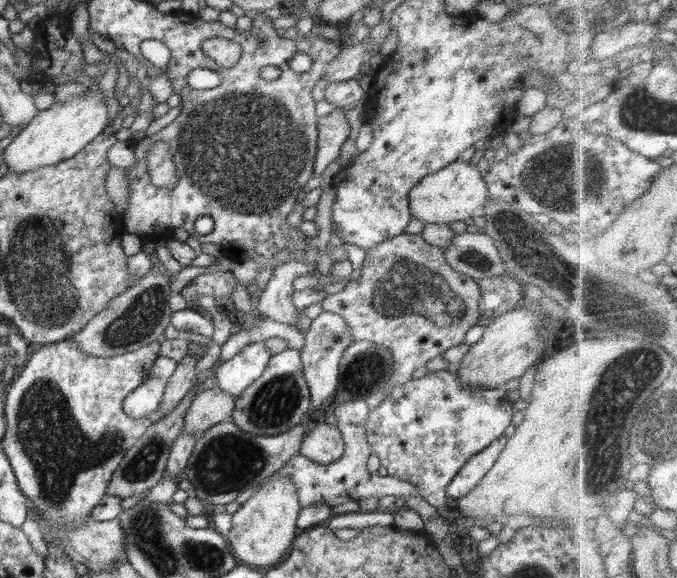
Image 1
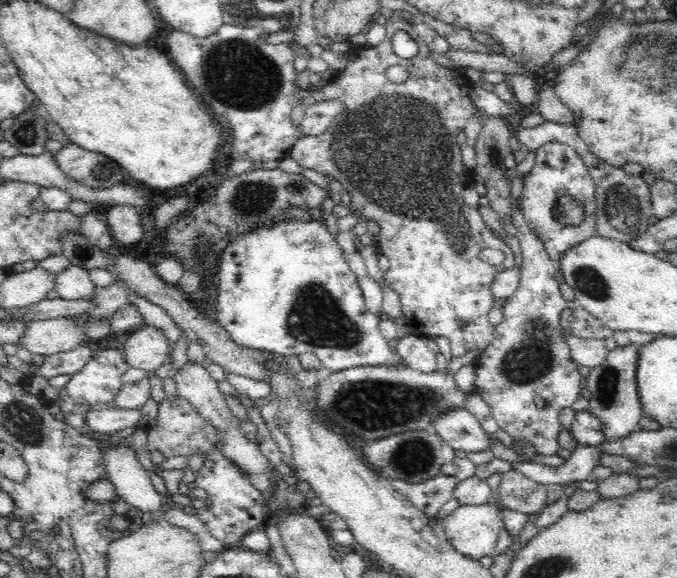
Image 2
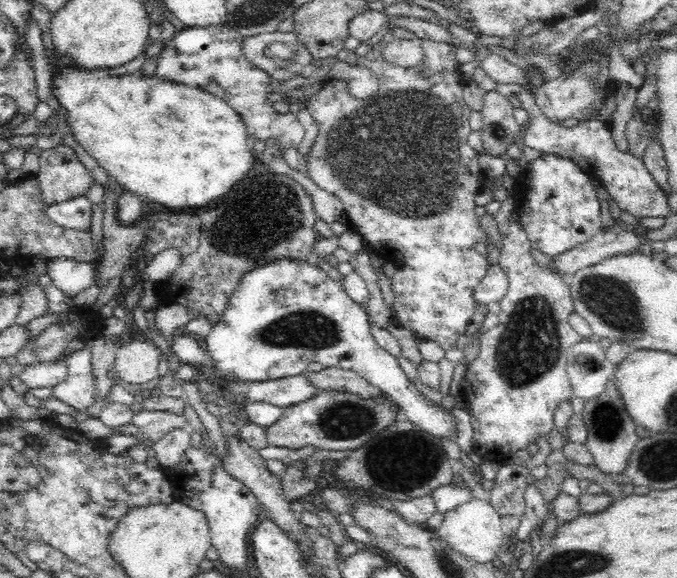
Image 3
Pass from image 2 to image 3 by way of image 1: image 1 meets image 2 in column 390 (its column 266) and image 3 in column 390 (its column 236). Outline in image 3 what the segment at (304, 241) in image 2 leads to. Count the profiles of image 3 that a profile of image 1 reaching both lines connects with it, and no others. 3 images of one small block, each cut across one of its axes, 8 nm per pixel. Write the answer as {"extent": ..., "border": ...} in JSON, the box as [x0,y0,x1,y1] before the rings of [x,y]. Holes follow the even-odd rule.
{"extent":[205,259,456,440],"border":[[[283,259],[270,261],[261,267],[245,272],[238,286],[230,295],[222,318],[213,324],[205,336],[206,349],[216,365],[218,388],[226,388],[230,381],[276,380],[305,374],[310,362],[320,362],[325,367],[351,370],[365,378],[372,386],[381,389],[400,408],[403,419],[412,421],[418,428],[437,436],[439,439],[455,440],[456,418],[450,410],[428,400],[416,386],[410,382],[402,370],[398,359],[380,348],[371,333],[368,313],[363,305],[355,303],[346,294],[343,283],[328,277],[321,267],[306,261]]]}

